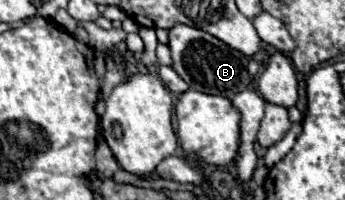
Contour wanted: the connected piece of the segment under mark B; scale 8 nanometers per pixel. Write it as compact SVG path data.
M176 24L174 28L168 30L168 36L170 36L168 46L174 60L172 68L192 90L198 90L204 94L216 94L232 100L232 96L236 96L242 90L248 90L248 86L252 84L252 76L248 74L250 58L230 48L216 36L186 24Z

